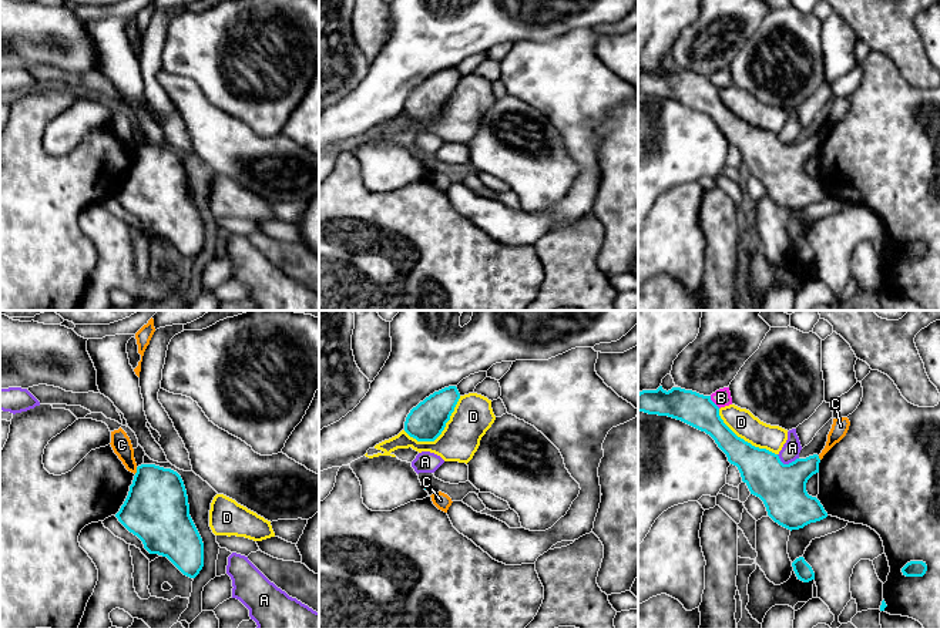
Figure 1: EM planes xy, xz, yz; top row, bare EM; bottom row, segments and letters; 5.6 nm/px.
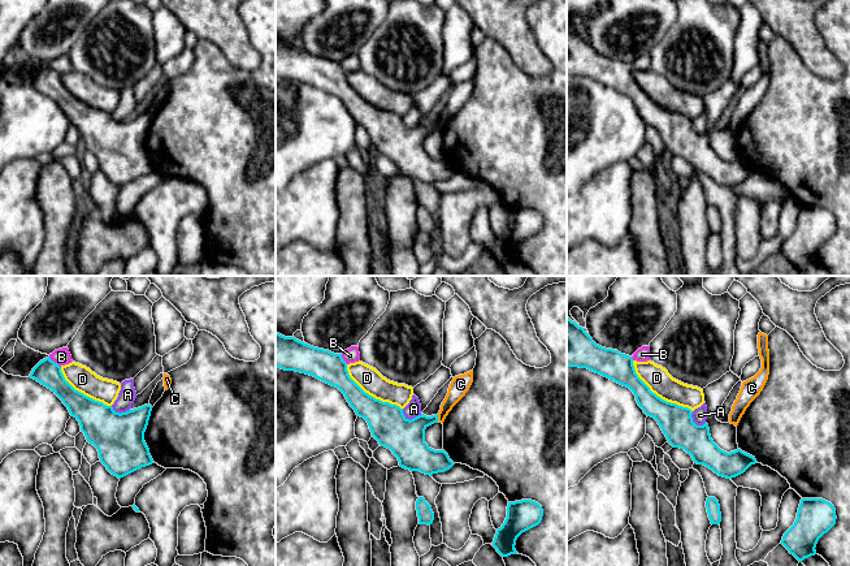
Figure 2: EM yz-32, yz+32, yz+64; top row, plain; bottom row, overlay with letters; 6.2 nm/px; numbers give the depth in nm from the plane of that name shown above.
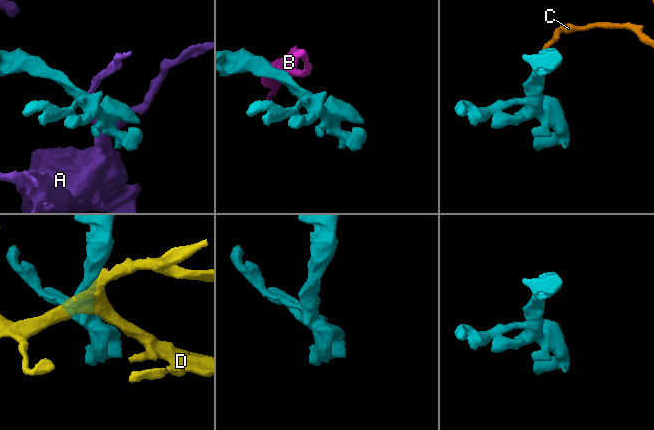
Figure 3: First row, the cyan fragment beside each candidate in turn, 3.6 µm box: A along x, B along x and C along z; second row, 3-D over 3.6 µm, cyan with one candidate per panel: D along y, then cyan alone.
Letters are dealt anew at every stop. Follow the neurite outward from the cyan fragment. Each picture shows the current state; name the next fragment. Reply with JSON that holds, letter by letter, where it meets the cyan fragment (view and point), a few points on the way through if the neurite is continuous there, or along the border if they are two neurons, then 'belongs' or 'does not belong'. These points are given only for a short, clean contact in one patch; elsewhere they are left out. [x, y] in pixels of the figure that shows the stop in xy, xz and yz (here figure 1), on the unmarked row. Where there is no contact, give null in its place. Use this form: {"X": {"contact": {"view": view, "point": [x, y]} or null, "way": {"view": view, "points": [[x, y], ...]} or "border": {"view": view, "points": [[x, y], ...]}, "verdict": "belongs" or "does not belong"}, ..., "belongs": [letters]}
{"A": {"contact": {"view": "yz", "point": [786, 145]}, "verdict": "does not belong"}, "B": {"contact": {"view": "yz", "point": [712, 83]}, "border": {"view": "yz", "points": [[709, 77], [719, 89]]}, "verdict": "does not belong"}, "C": {"contact": {"view": "xy", "point": [137, 151]}, "verdict": "does not belong"}, "D": {"contact": {"view": "xz", "point": [440, 114]}, "verdict": "does not belong"}, "belongs": []}

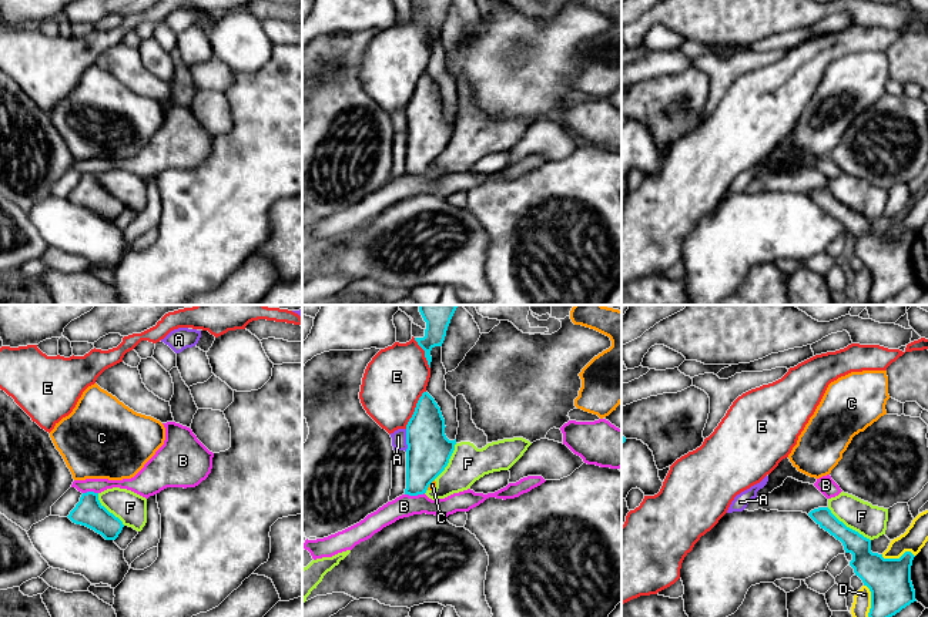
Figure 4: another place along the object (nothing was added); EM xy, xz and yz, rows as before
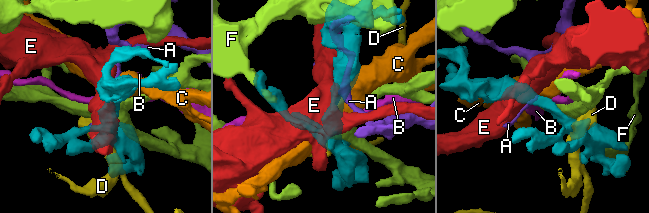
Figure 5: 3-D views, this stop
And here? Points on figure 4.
{"A": {"contact": {"view": "xz", "point": [406, 121]}, "border": {"view": "xz", "points": [[405, 110], [406, 131]]}, "verdict": "does not belong"}, "B": {"contact": {"view": "xz", "point": [414, 175]}, "border": {"view": "xz", "points": [[424, 173], [405, 175]]}, "verdict": "does not belong"}, "C": {"contact": {"view": "xz", "point": [429, 164]}, "verdict": "does not belong"}, "D": {"contact": {"view": "yz", "point": [897, 240]}, "verdict": "does not belong"}, "E": {"contact": {"view": "xz", "point": [415, 90]}, "verdict": "does not belong"}, "F": {"contact": {"view": "yz", "point": [848, 208]}, "verdict": "does not belong"}, "belongs": []}

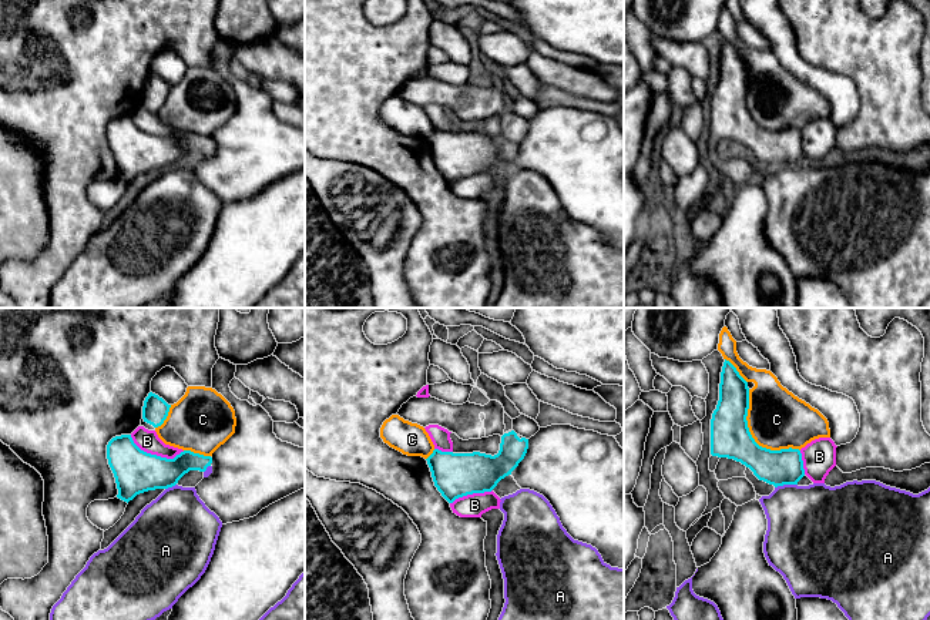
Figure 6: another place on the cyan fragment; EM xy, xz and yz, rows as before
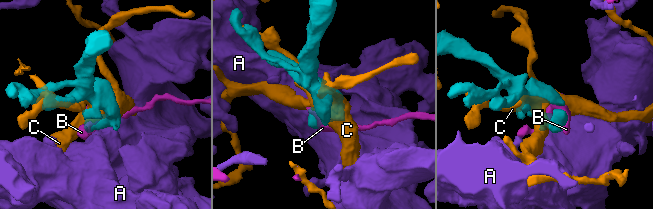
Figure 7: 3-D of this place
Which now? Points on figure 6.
{"A": {"contact": {"view": "yz", "point": [785, 164]}, "way": {"view": "yz", "points": [[785, 147], [785, 164], [789, 188], [803, 203]]}, "verdict": "belongs"}, "B": {"contact": {"view": "xy", "point": [155, 136]}, "verdict": "does not belong"}, "C": {"contact": {"view": "yz", "point": [752, 119]}, "verdict": "does not belong"}, "belongs": ["A"]}

